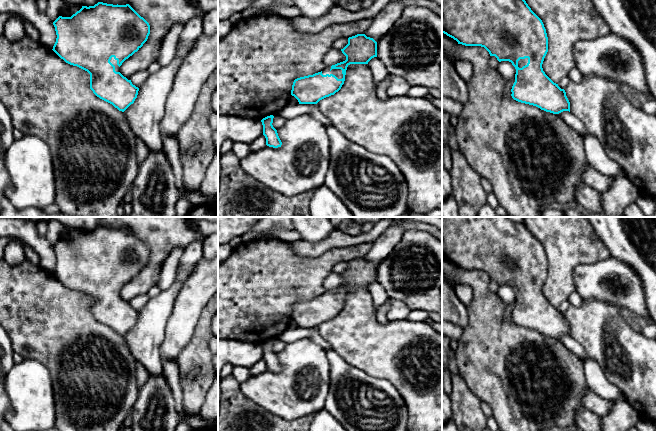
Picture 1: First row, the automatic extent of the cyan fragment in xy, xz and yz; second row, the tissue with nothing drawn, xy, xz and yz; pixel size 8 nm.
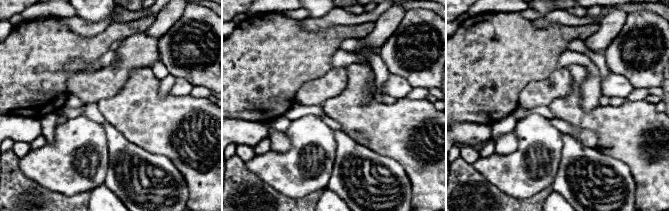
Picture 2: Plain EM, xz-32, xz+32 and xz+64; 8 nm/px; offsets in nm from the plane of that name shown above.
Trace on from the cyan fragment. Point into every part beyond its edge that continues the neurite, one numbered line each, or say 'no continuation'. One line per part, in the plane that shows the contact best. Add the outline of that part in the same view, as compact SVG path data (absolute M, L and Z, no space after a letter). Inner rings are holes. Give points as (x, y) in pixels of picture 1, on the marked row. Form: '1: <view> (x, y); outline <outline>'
1: xz (337, 72); outline M326 66L326 67L322 70L322 74L323 74L323 75L333 74L333 75L335 75L338 79L342 79L342 78L343 78L342 70L341 70L341 69L332 69L331 66Z

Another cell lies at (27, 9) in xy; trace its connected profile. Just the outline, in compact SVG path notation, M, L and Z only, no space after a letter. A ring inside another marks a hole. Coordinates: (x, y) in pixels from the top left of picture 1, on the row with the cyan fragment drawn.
M0 0L0 13L16 13L31 23L40 33L40 42L53 49L56 42L56 31L45 12L41 12L36 0Z

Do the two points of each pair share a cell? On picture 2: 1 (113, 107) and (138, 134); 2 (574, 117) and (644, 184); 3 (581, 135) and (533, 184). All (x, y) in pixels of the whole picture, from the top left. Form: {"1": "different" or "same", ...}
{"1": "same", "2": "same", "3": "different"}

